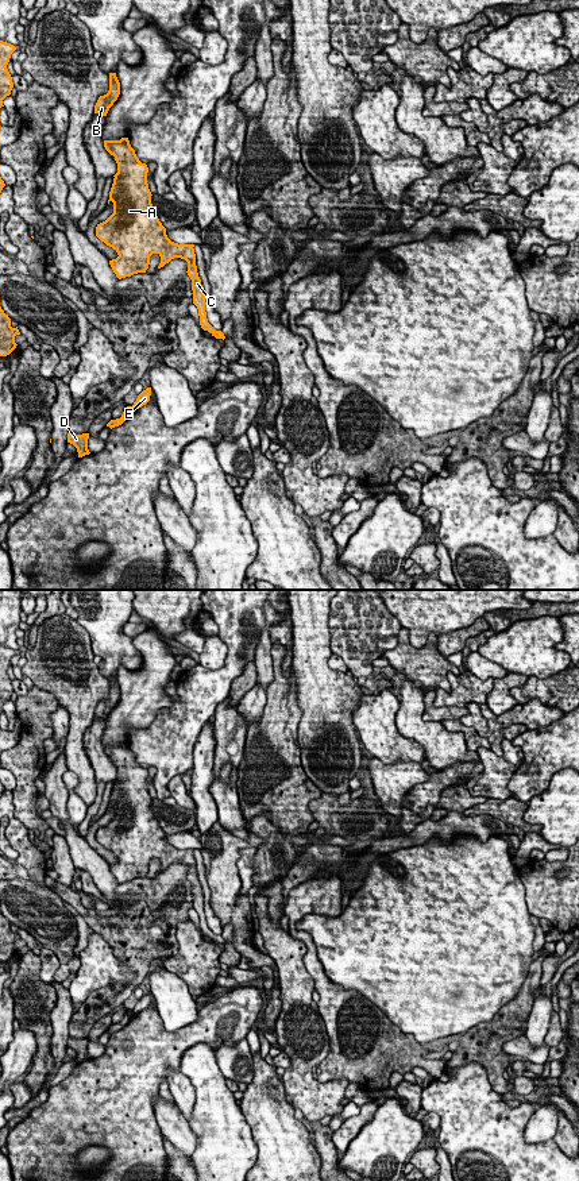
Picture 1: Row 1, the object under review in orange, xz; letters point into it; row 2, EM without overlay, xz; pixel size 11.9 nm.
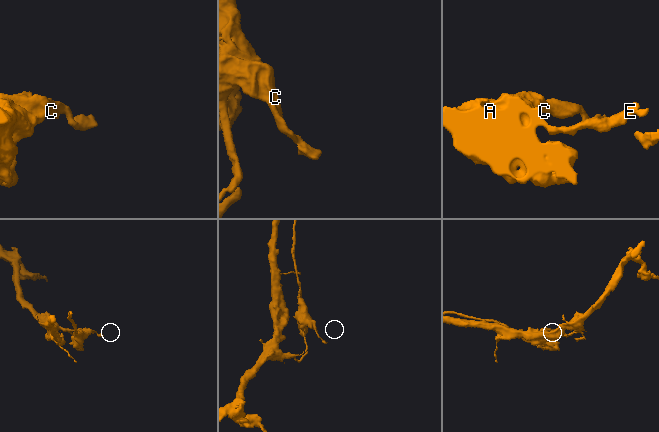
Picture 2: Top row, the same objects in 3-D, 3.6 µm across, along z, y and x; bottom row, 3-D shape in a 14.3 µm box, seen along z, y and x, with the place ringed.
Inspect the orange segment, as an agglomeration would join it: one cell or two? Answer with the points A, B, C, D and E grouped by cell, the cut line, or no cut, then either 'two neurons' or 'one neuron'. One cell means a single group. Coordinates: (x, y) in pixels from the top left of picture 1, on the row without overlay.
groups A B C E / D; cut xz (131, 1011), (134, 1014); two neurons

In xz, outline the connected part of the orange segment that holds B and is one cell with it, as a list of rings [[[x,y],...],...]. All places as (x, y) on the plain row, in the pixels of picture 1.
[[[109,678],[109,695],[107,699],[99,702],[94,710],[94,718],[107,721],[109,713],[117,705],[119,699],[120,699],[120,687],[116,682],[116,678]]]

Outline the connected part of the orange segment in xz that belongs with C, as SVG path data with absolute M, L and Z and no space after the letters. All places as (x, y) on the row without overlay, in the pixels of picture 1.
M128 742L120 745L104 745L105 754L115 761L117 768L117 777L113 780L113 788L109 796L108 808L113 807L113 818L96 831L96 841L107 850L117 857L117 862L109 865L109 869L119 884L131 881L138 877L146 877L150 869L150 861L158 858L161 868L158 873L163 872L174 862L181 862L188 867L188 880L192 884L193 908L198 914L200 930L216 943L225 943L221 935L216 935L206 923L205 900L201 884L197 877L194 849L178 849L171 846L166 840L166 833L154 818L151 808L151 796L147 788L148 772L142 768L131 752Z

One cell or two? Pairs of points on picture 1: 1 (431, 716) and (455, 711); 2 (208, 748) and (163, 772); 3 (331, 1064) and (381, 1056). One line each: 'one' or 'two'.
1: one
2: two
3: one

